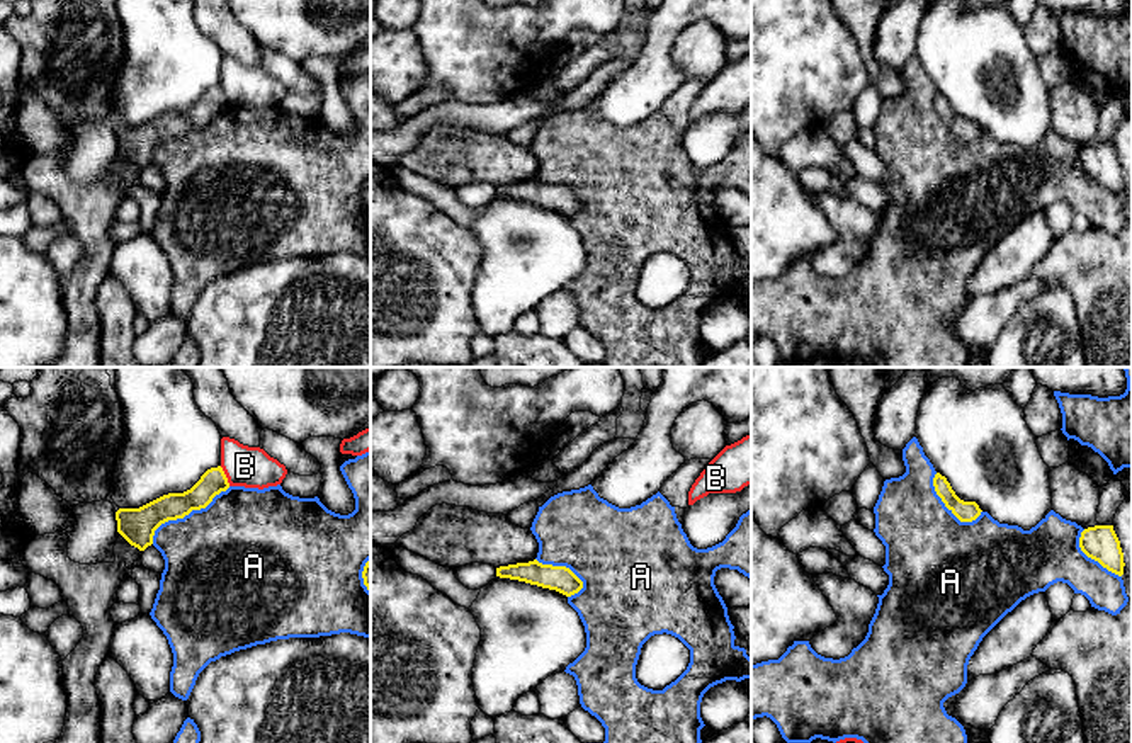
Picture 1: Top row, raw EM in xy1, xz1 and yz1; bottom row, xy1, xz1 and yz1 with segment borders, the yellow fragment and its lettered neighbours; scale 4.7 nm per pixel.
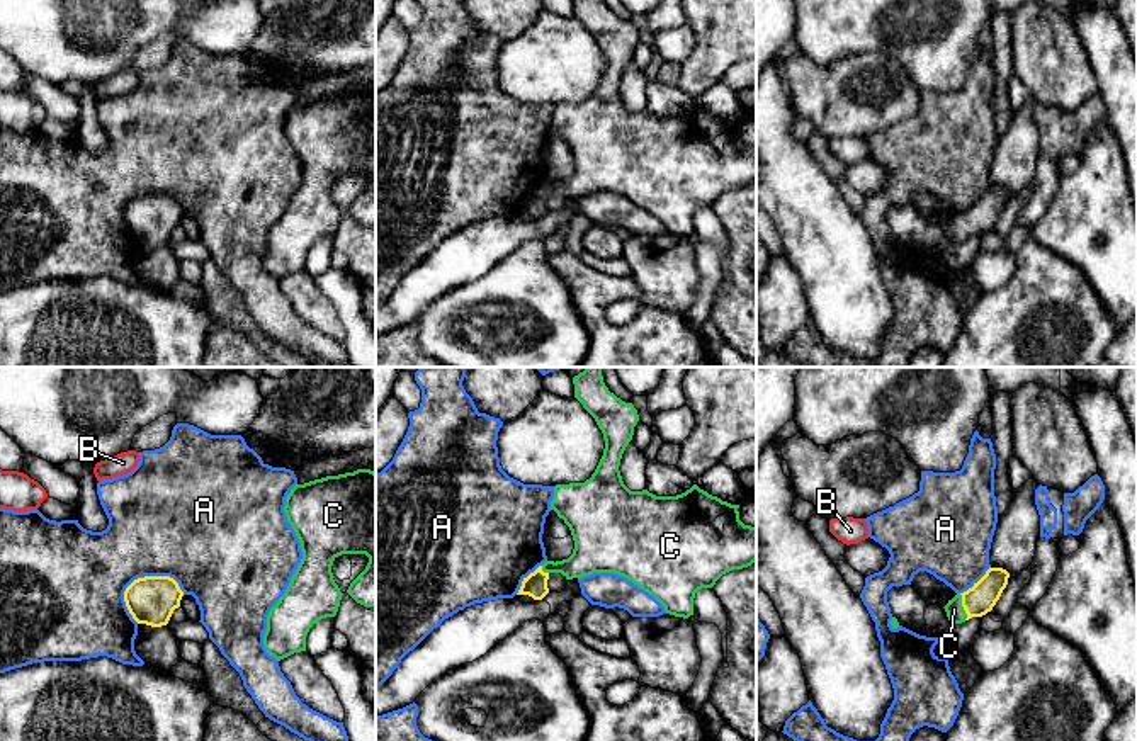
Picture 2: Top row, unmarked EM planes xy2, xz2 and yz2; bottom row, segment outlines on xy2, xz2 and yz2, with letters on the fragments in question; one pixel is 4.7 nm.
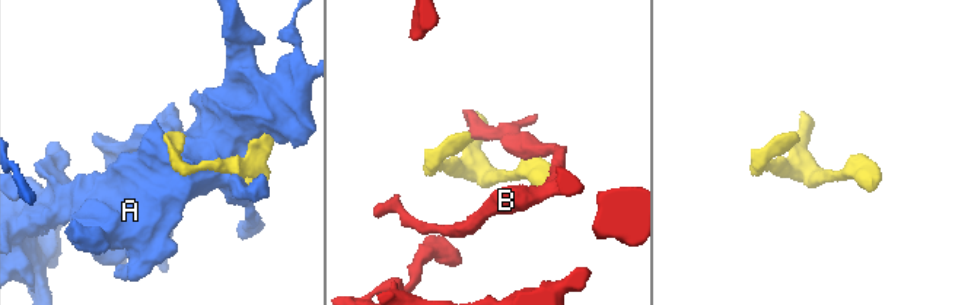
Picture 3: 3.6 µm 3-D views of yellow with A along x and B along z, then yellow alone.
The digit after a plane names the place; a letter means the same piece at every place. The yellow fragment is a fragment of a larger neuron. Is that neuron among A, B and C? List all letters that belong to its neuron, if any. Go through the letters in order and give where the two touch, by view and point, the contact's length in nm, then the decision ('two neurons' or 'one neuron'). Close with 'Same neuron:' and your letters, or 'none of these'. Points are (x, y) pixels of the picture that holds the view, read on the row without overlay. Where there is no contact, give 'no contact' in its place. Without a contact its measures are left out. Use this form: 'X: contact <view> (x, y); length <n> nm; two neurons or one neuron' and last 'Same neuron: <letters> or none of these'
A: contact xy2 (150, 196); length 300 nm; two neurons
B: contact xy1 (225, 96); length 110 nm; two neurons
C: contact yz2 (962, 225); length 130 nm; one neuron
Same neuron: C

